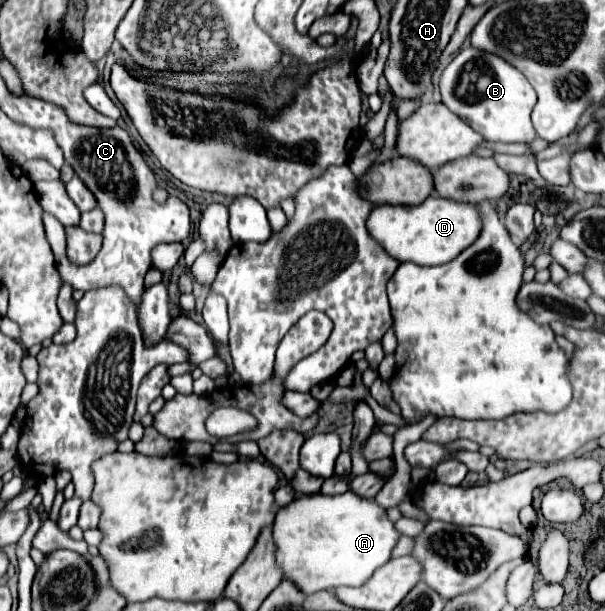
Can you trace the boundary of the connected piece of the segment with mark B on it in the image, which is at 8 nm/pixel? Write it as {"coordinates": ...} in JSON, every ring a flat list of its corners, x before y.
{"coordinates":[[476,48,460,50,446,66,440,78,442,102,458,114,472,130,490,142,532,142,536,132,530,122,530,112,536,104,536,92,526,76,496,54]]}

